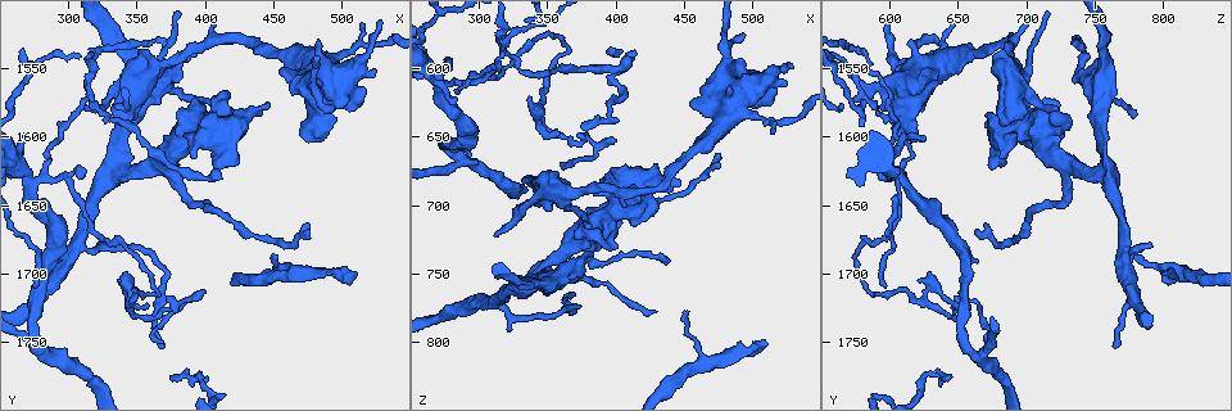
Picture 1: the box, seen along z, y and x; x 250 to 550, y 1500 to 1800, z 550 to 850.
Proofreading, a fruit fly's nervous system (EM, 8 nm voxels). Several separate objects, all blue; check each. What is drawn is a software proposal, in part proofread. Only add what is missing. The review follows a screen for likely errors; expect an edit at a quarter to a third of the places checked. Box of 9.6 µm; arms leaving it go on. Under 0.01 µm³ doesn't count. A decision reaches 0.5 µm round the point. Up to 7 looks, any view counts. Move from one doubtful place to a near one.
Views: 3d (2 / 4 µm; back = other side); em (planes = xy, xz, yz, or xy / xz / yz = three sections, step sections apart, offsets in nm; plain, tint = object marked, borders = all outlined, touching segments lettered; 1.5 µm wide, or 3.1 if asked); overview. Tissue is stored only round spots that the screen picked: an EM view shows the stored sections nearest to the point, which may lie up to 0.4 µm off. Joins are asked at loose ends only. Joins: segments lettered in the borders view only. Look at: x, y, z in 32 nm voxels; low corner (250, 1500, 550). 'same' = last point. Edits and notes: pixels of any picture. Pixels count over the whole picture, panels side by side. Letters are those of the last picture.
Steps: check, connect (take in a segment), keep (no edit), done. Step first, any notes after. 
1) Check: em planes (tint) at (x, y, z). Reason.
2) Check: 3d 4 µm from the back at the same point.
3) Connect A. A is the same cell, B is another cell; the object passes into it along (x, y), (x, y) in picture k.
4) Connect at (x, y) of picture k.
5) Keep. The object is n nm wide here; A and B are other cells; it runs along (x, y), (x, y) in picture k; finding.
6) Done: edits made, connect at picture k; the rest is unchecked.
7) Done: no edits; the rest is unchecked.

Check: 3d 4 µm at (400, 1714, 652). Branch stops here.

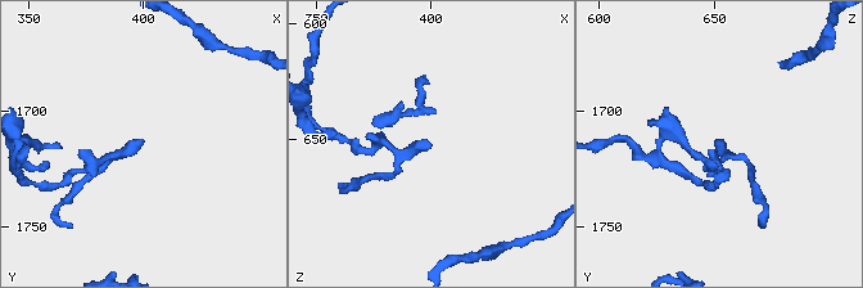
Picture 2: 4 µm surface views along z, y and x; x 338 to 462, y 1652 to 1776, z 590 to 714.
Check: em planes (borders) at (398, 1713, 651).

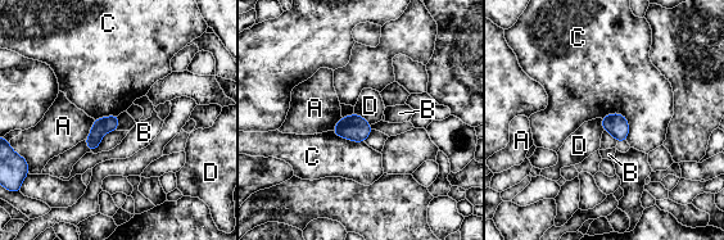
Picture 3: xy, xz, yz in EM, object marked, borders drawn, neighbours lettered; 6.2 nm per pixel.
Keep. A, B, C and D are other cells; none of them fits.

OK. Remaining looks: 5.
Check: 3d 4 µm at (314, 1578, 724). An open end.

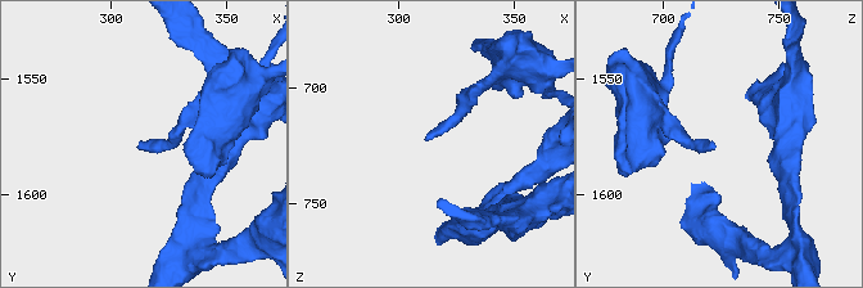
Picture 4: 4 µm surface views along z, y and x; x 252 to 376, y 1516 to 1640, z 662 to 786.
Check: em planes (tint) at (312, 1579, 723). Shape alone is not enough.

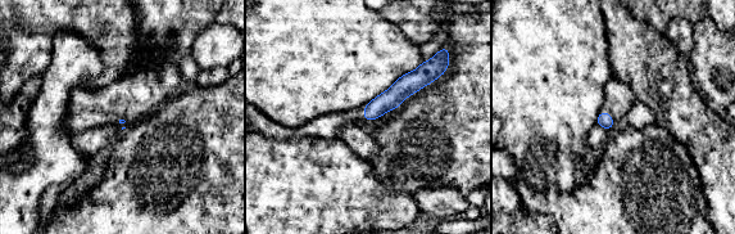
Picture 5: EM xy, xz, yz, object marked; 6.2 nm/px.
Check: em planes (borders) at the same point. What lies round it.

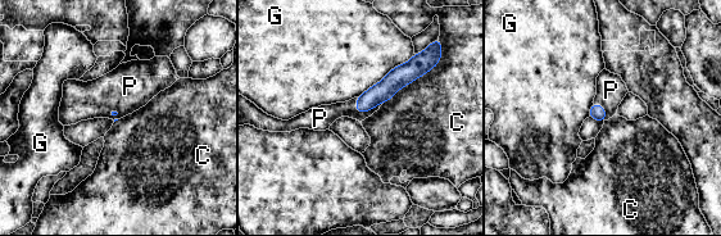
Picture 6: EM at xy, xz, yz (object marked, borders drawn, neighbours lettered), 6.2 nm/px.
Connect P. P is the same cell, C and G are other cells; it goes on there.

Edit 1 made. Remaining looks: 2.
Done: edits made, connect at picture 6; the rest is unchecked.

